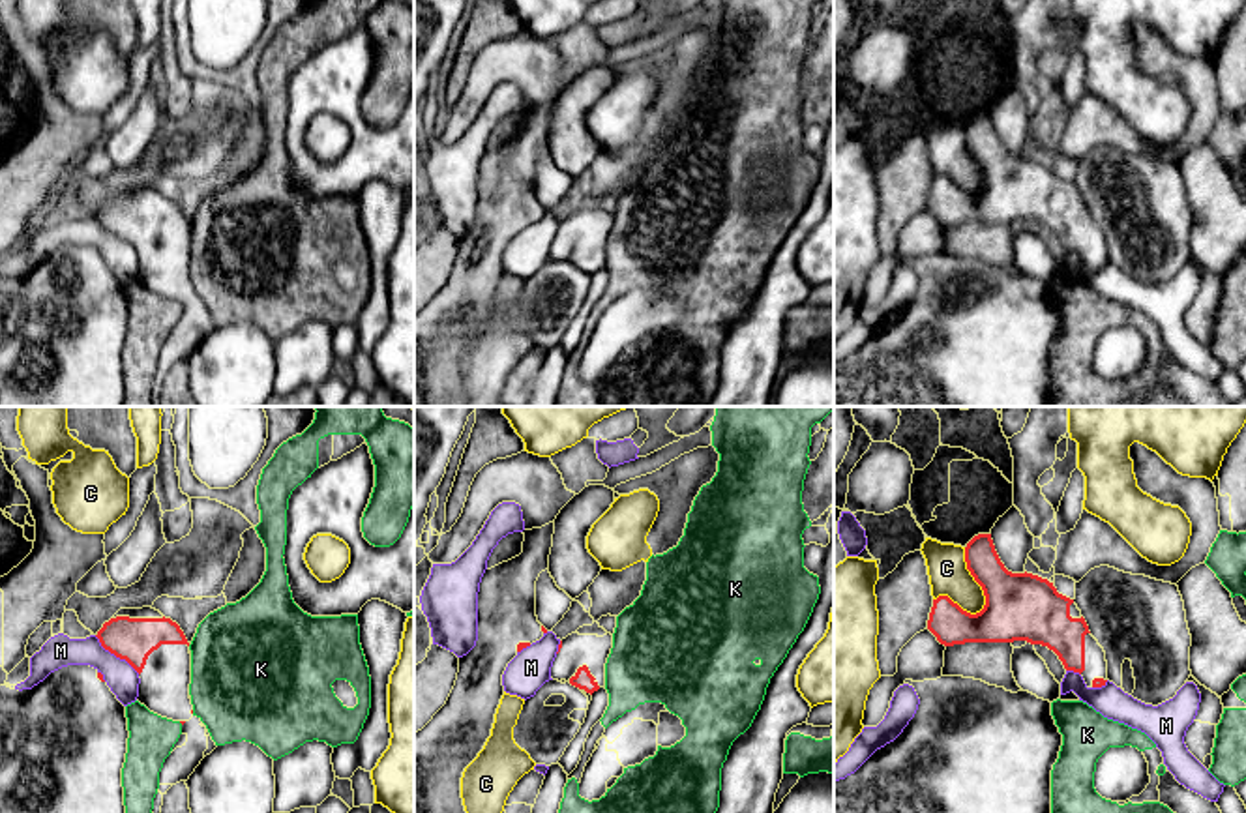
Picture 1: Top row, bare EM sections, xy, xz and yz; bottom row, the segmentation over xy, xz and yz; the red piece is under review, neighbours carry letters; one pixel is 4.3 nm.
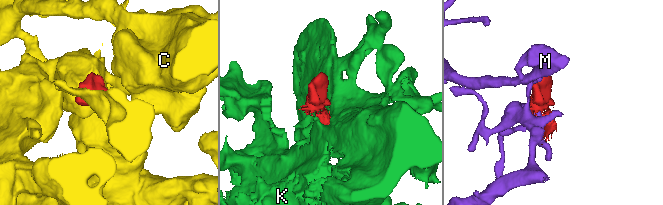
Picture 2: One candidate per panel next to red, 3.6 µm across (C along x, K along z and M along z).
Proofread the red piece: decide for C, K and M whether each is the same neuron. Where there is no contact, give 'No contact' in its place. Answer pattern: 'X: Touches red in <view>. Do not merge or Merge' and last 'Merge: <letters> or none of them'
C: Touches red in yz. Do not merge
K: No contact. Do not merge
M: Touches red in xy. Do not merge
Merge: none of them

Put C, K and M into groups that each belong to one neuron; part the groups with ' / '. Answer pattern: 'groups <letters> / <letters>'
groups C / K / M

